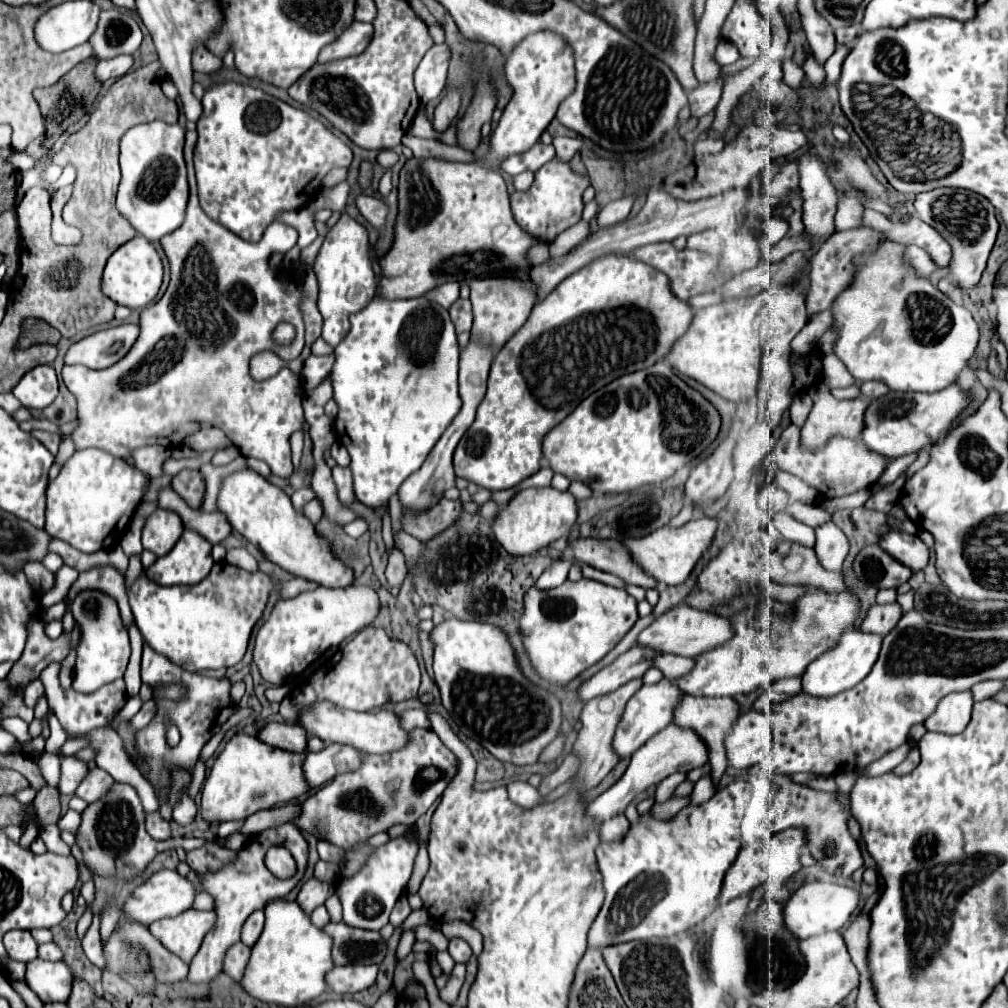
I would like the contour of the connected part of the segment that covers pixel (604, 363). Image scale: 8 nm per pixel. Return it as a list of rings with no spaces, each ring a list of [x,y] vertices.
[[[609,254],[567,276],[545,300],[533,306],[523,328],[519,328],[493,358],[487,394],[477,408],[473,426],[469,426],[453,454],[455,476],[491,492],[515,488],[521,480],[539,470],[541,440],[553,426],[569,416],[583,398],[615,378],[663,360],[673,342],[685,334],[691,320],[693,310],[687,302],[671,294],[669,278],[631,256]]]

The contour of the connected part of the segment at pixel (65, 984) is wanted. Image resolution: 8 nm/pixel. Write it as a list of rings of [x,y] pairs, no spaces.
[[[37,958],[27,964],[25,982],[41,998],[43,1004],[67,1002],[73,974],[65,962],[45,962]]]

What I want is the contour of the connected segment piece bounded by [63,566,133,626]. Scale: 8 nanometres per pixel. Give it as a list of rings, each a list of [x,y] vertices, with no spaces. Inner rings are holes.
[[[105,566],[105,568],[93,568],[89,572],[81,572],[79,578],[75,580],[75,584],[69,588],[69,594],[67,594],[67,598],[63,602],[69,604],[69,600],[73,596],[77,596],[77,592],[81,592],[81,588],[97,588],[99,592],[105,592],[105,594],[113,596],[117,600],[117,604],[119,604],[123,624],[129,626],[129,622],[133,620],[133,614],[131,614],[131,608],[129,608],[129,602],[127,602],[123,576],[115,568]]]

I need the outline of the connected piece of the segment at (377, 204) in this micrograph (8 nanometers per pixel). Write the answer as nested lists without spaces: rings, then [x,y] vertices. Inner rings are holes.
[[[357,194],[355,204],[357,204],[359,212],[361,212],[375,228],[383,228],[385,218],[387,218],[387,206],[385,206],[381,200],[377,200],[377,198],[373,198],[373,196]]]

